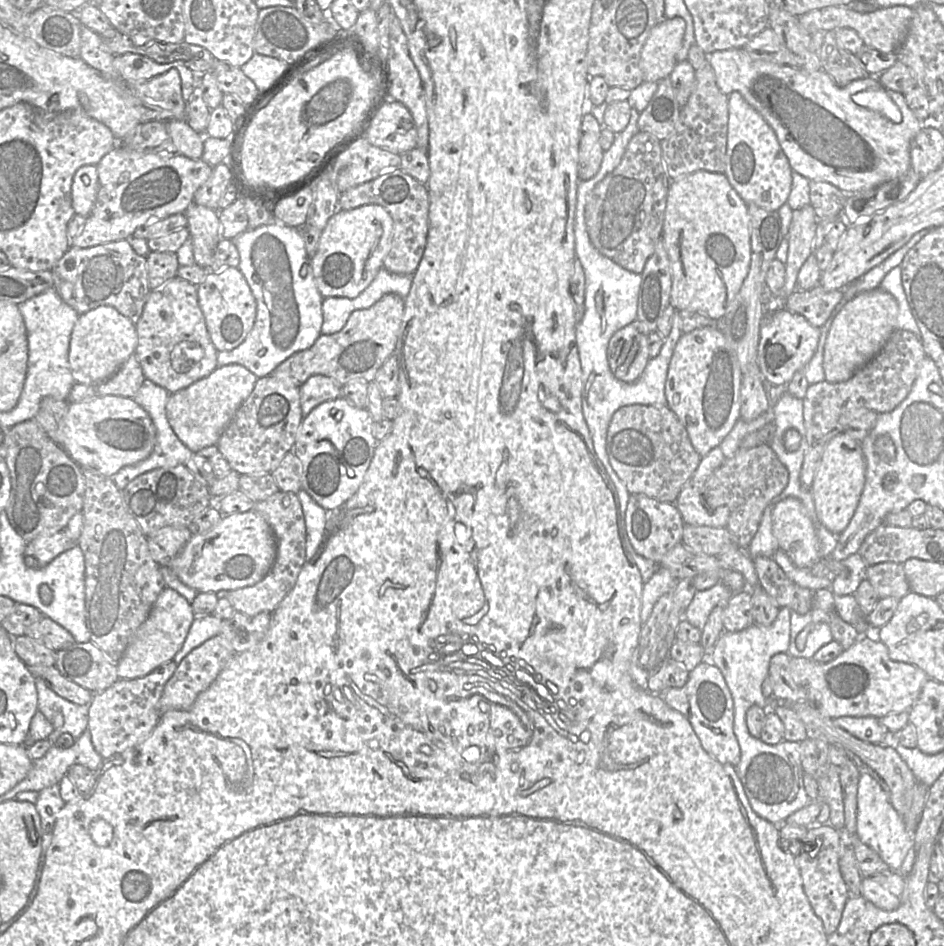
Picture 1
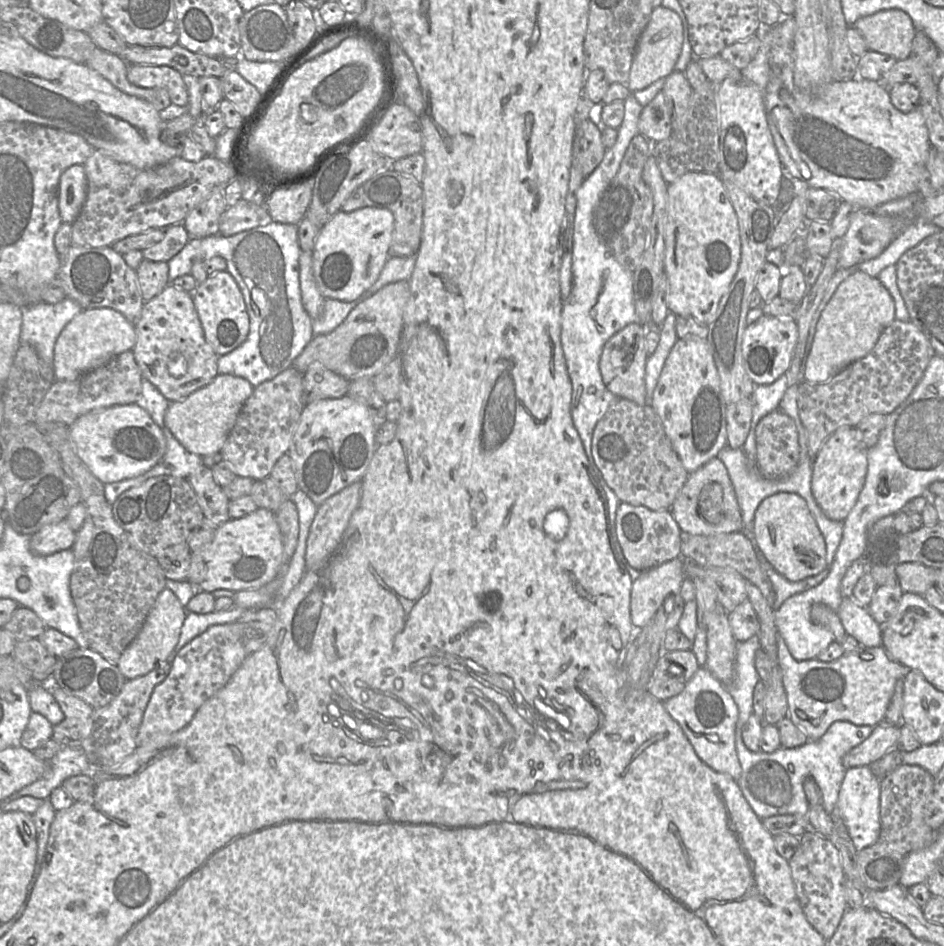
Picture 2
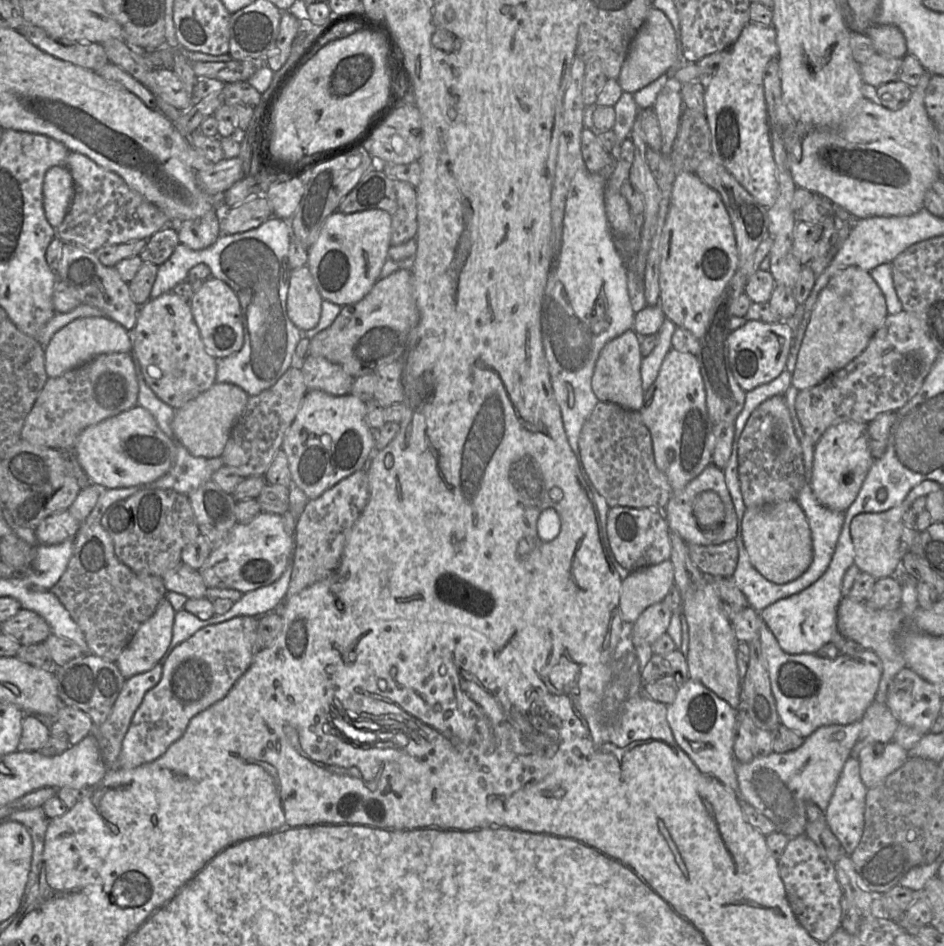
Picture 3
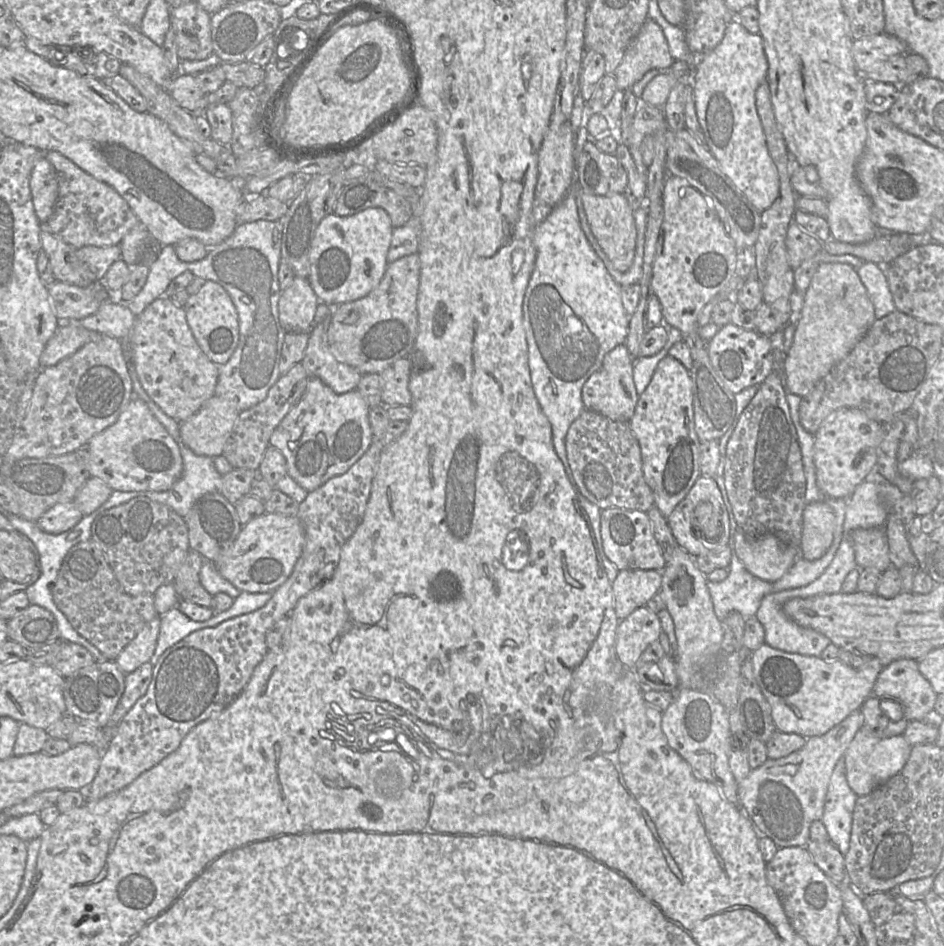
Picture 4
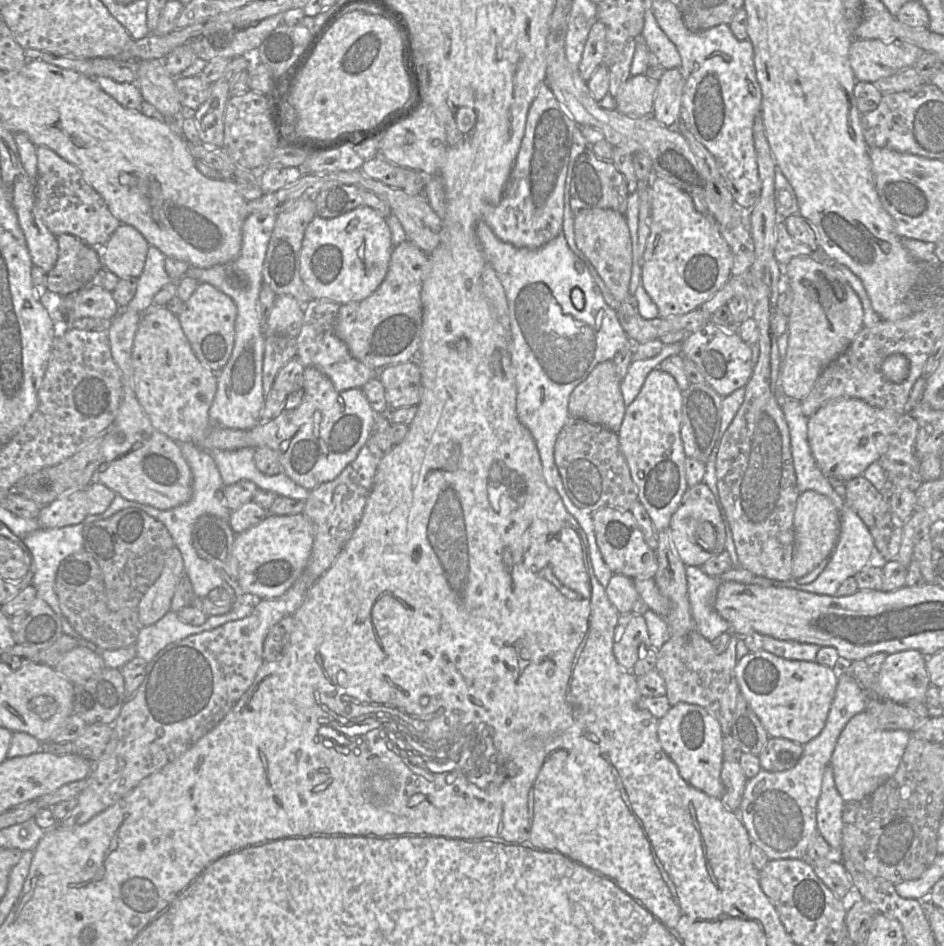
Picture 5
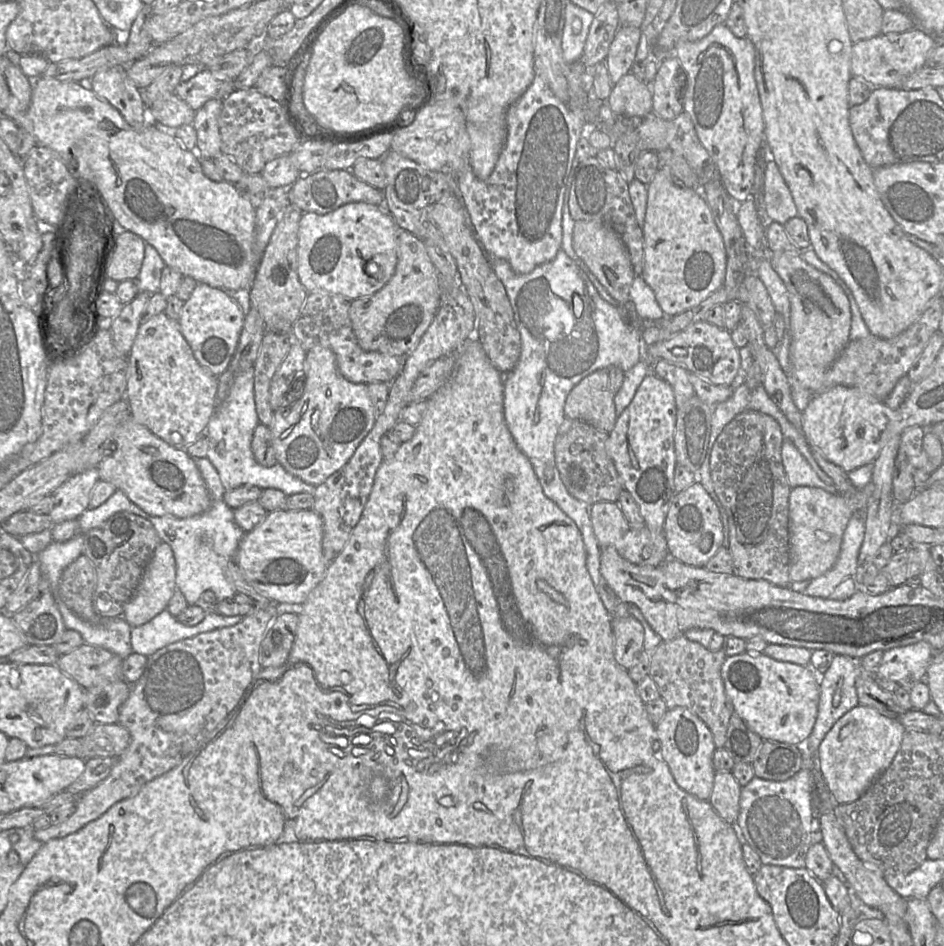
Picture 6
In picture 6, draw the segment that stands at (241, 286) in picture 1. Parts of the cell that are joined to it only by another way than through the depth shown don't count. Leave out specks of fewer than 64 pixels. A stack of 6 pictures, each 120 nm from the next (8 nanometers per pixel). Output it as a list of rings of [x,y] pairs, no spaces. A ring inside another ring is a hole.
[[[198,283],[189,299],[184,302],[178,320],[181,332],[191,347],[197,361],[216,377],[229,366],[235,353],[245,314],[239,303],[227,291]]]

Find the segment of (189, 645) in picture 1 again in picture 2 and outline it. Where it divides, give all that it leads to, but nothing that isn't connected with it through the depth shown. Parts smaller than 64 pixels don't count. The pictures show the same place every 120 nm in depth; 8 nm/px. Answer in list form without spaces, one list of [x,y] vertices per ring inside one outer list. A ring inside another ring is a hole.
[[[233,606],[223,612],[210,612],[208,614],[196,614],[187,612],[183,622],[179,640],[166,659],[166,662],[172,664],[177,653],[192,639],[206,631],[209,627],[219,624],[237,622],[245,612],[239,613],[239,607]]]

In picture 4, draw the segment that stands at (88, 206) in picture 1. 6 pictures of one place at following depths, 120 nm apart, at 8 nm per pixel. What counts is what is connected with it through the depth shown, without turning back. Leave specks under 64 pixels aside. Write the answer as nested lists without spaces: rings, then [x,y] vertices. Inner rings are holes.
[[[44,156],[35,163],[30,176],[30,189],[35,213],[45,224],[53,213],[58,197],[56,172]]]

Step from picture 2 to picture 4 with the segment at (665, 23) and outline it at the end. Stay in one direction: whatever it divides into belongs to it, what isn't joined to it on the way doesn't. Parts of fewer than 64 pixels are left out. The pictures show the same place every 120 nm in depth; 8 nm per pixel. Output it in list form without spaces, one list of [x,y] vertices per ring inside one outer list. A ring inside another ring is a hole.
[[[648,18],[614,72],[618,90],[631,89],[648,71],[667,69],[674,62],[662,28]]]

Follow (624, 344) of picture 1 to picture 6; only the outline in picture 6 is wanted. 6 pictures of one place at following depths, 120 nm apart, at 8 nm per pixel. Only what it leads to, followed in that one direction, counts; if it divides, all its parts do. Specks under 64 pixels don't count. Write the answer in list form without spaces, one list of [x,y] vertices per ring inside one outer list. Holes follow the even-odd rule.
[[[600,369],[582,379],[568,394],[564,405],[567,419],[579,420],[610,433],[618,415],[615,394],[610,389],[608,369]]]

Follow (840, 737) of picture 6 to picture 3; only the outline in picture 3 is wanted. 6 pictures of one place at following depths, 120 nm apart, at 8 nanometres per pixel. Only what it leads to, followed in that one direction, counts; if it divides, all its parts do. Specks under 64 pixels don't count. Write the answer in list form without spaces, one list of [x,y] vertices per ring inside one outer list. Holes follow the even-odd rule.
[[[894,740],[885,745],[875,744],[867,746],[858,756],[860,778],[867,789],[873,788],[903,766],[908,759],[908,751]]]

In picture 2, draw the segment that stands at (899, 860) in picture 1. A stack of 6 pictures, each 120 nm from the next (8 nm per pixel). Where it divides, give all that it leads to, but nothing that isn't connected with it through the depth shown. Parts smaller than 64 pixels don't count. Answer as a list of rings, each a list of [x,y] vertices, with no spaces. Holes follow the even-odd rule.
[[[868,766],[848,768],[840,786],[836,807],[843,819],[856,851],[873,845],[880,833],[880,779]]]

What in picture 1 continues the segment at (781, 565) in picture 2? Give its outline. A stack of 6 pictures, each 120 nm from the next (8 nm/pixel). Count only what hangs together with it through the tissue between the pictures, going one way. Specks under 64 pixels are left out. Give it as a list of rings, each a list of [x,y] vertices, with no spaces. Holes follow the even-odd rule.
[[[788,497],[775,505],[772,512],[772,531],[778,541],[779,549],[782,550],[796,566],[811,568],[821,559],[826,559],[828,560],[827,568],[829,569],[829,574],[825,577],[830,580],[835,579],[844,569],[846,569],[842,562],[831,560],[831,558],[821,558],[820,545],[815,526],[812,520],[806,515],[804,507],[799,499]]]

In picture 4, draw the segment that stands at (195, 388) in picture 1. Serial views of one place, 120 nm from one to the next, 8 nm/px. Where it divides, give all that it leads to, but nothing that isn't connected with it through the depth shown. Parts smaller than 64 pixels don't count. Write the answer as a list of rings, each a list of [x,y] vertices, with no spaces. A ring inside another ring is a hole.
[[[213,395],[195,414],[179,423],[180,439],[197,455],[217,457],[223,453],[239,413],[236,401]]]

